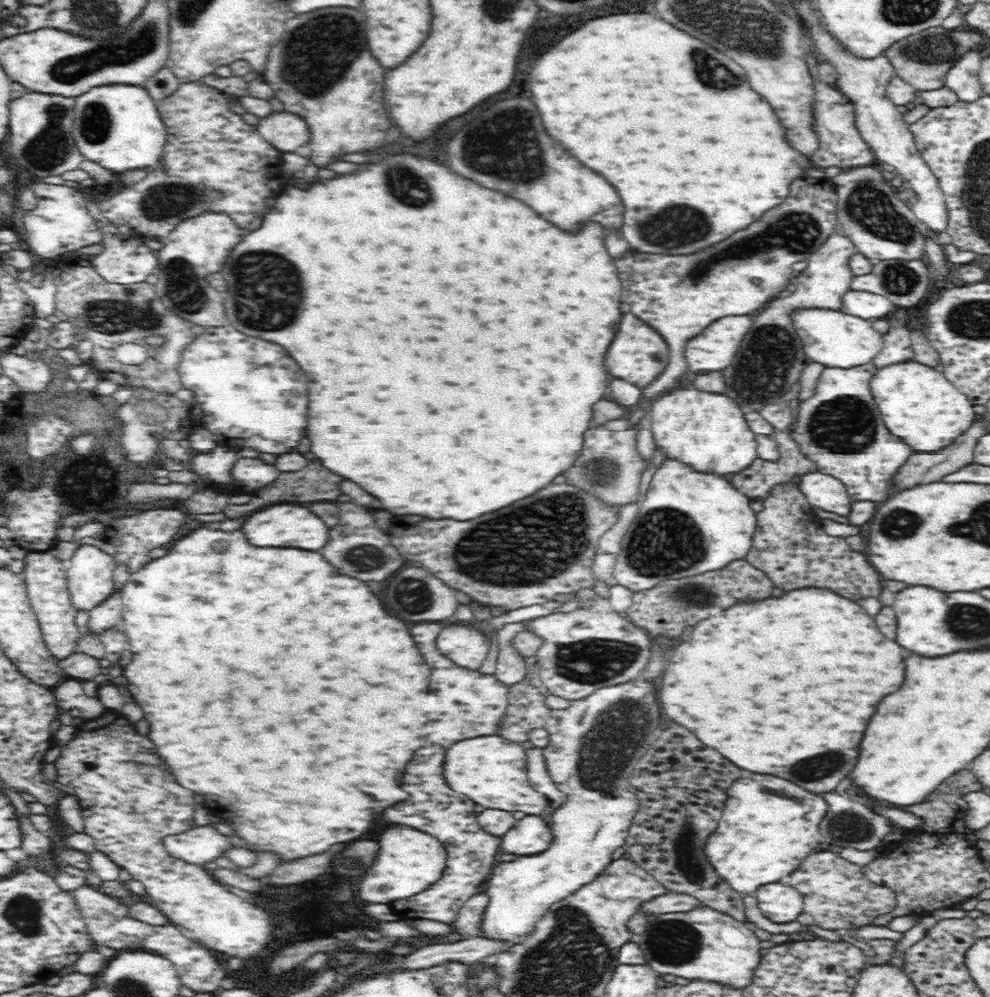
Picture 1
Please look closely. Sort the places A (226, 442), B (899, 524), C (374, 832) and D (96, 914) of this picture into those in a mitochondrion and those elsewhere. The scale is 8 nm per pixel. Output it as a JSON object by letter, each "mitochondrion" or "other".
{"A":"other","B":"mitochondrion","C":"other","D":"other"}

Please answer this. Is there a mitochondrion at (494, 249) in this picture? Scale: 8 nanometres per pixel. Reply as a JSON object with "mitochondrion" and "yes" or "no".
{"mitochondrion":"no"}

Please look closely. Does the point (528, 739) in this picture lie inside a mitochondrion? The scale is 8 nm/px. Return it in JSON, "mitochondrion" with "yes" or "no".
{"mitochondrion":"no"}

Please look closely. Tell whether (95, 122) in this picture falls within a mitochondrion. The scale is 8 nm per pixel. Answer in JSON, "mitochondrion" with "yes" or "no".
{"mitochondrion":"yes"}

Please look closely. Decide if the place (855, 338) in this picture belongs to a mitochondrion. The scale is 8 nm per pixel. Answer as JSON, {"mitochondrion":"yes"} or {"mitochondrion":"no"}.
{"mitochondrion":"no"}

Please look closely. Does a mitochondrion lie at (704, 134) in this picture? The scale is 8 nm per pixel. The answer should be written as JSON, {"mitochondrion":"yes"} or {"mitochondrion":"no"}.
{"mitochondrion":"no"}

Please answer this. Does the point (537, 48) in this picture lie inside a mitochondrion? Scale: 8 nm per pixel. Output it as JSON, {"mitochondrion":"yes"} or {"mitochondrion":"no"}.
{"mitochondrion":"no"}

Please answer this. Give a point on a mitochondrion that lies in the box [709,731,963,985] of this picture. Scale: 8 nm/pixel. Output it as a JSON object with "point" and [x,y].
{"point":[845,827]}

